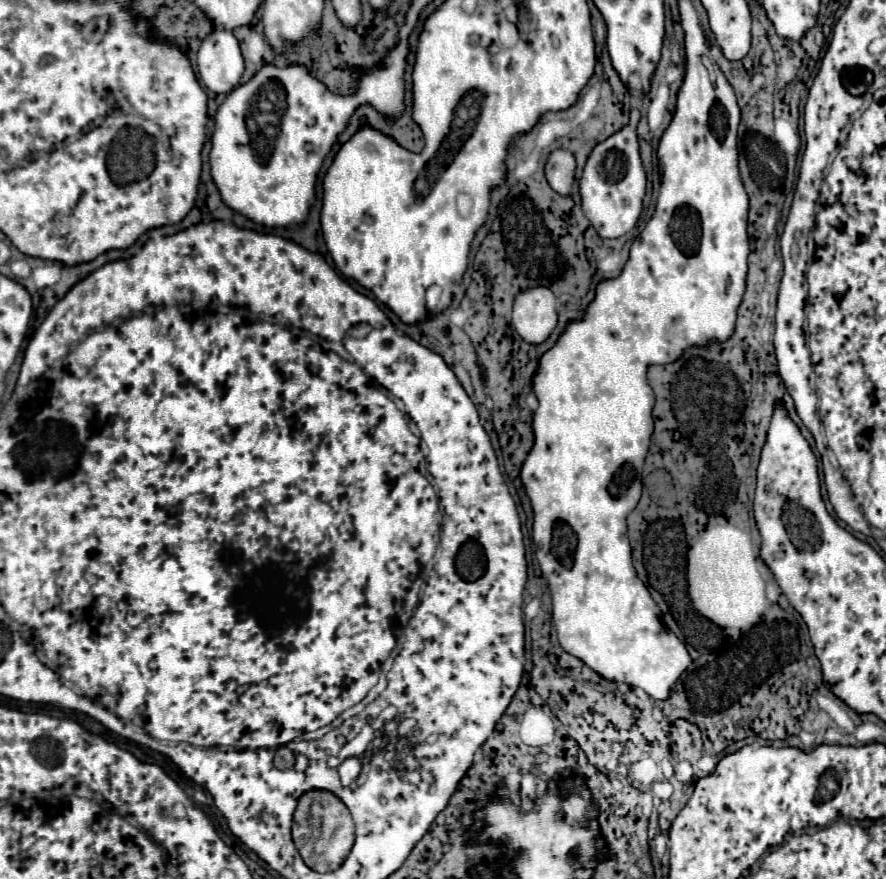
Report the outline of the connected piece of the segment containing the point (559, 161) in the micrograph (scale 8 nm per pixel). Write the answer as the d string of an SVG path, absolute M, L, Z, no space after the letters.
M555 150L549 156L549 162L545 166L545 176L549 180L549 186L561 194L569 196L573 182L575 182L575 158L569 150Z

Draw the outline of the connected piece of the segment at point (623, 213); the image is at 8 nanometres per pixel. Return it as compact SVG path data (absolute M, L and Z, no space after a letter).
M631 110L631 124L621 132L613 134L603 144L597 144L585 164L583 176L579 180L581 206L593 228L601 238L619 238L627 234L639 220L643 210L647 174L639 154L639 140L635 134L635 124L639 122L641 112Z

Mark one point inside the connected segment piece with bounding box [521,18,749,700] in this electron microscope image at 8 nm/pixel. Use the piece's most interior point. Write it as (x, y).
(686, 275)

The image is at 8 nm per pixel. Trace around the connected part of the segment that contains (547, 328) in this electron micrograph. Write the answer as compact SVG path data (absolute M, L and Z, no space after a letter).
M549 288L521 292L513 306L513 328L529 344L543 344L557 326L557 298Z

